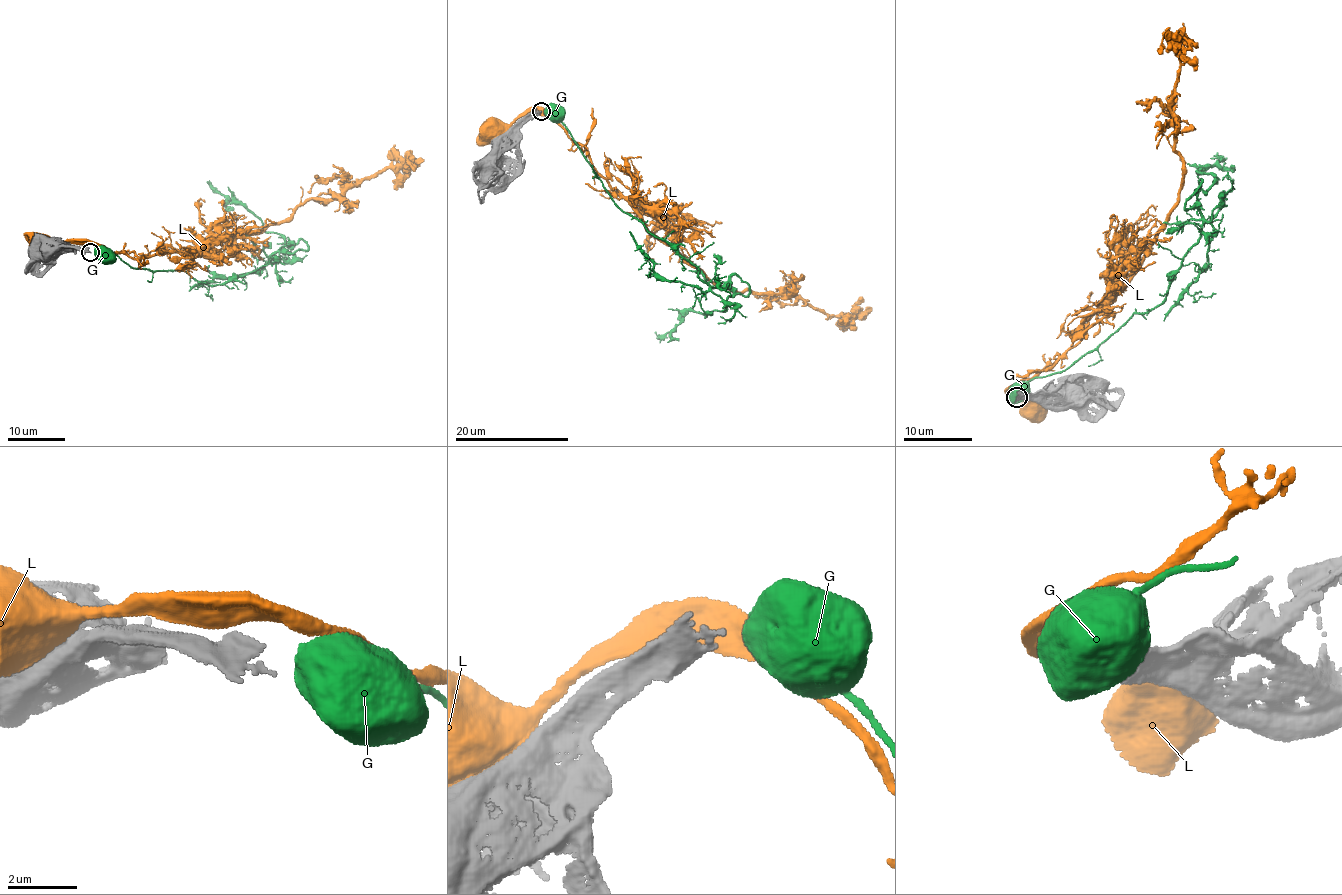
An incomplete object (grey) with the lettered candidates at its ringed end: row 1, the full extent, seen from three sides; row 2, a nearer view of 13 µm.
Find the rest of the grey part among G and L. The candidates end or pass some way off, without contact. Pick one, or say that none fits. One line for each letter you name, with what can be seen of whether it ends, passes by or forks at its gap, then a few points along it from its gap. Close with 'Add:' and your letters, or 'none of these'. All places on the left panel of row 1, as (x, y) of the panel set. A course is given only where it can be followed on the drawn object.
Add: none of these

